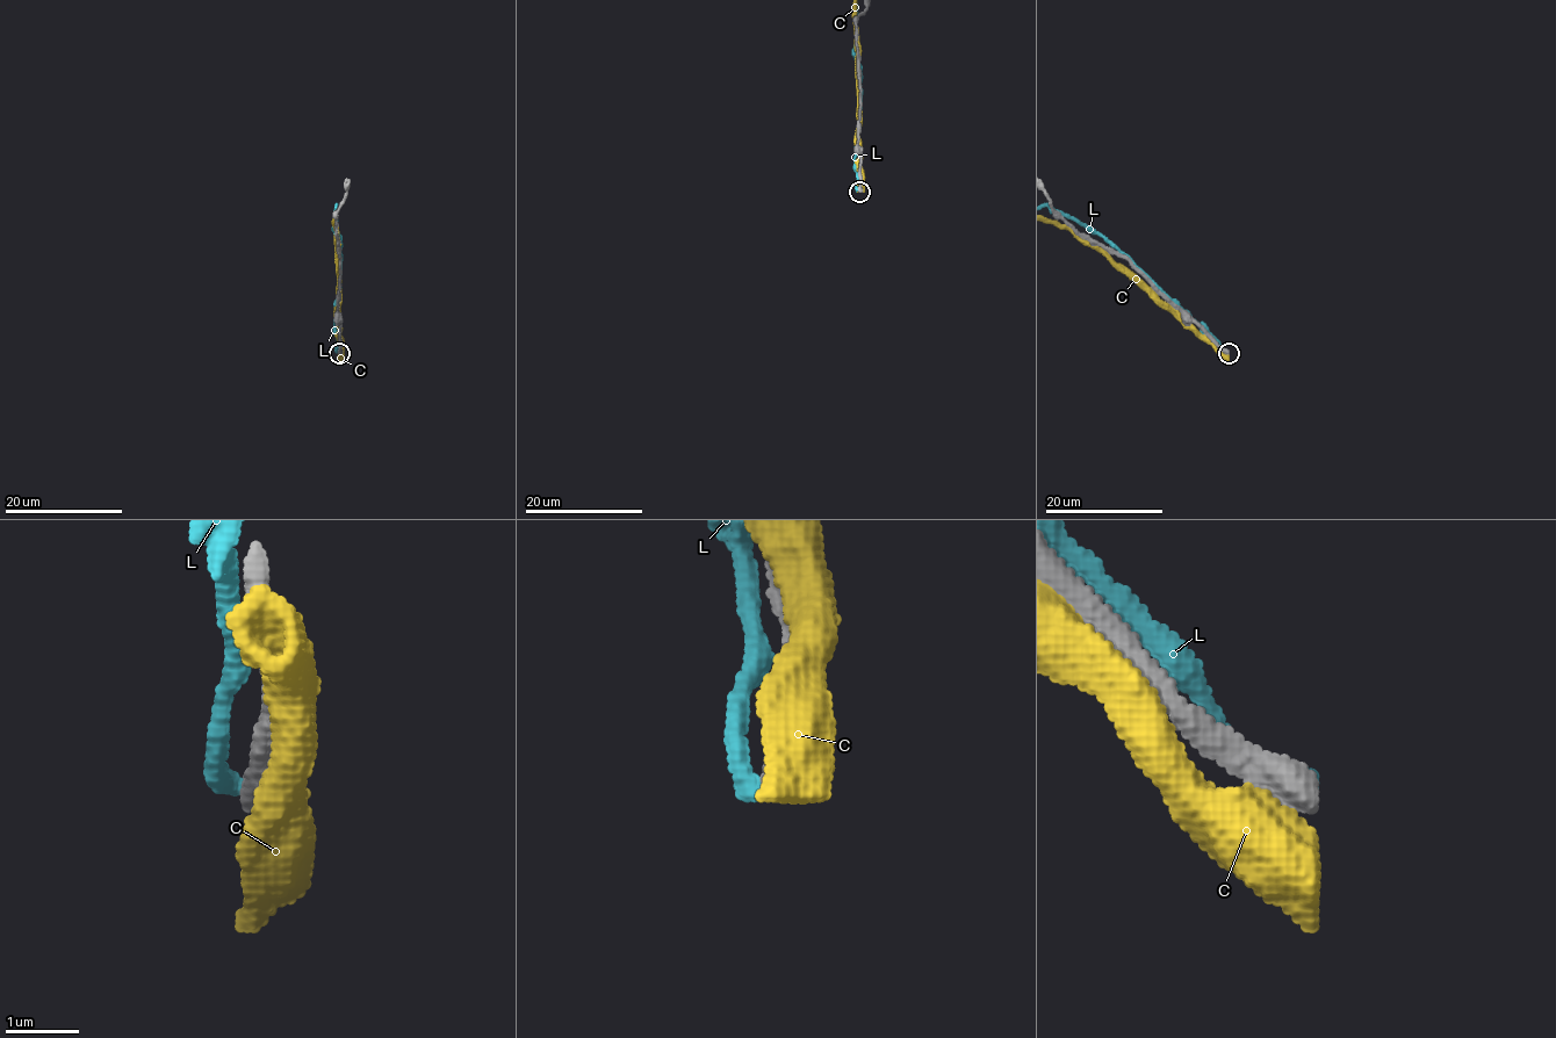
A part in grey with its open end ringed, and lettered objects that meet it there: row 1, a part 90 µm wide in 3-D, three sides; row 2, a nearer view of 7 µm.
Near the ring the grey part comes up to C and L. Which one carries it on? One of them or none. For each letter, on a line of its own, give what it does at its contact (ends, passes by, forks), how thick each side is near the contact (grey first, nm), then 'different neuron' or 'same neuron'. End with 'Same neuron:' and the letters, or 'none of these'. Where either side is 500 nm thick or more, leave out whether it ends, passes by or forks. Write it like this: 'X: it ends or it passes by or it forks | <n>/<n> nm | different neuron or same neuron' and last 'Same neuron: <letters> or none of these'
C: 600/550 nm | different neuron
L: 550/320 nm | different neuron
Same neuron: none of these

